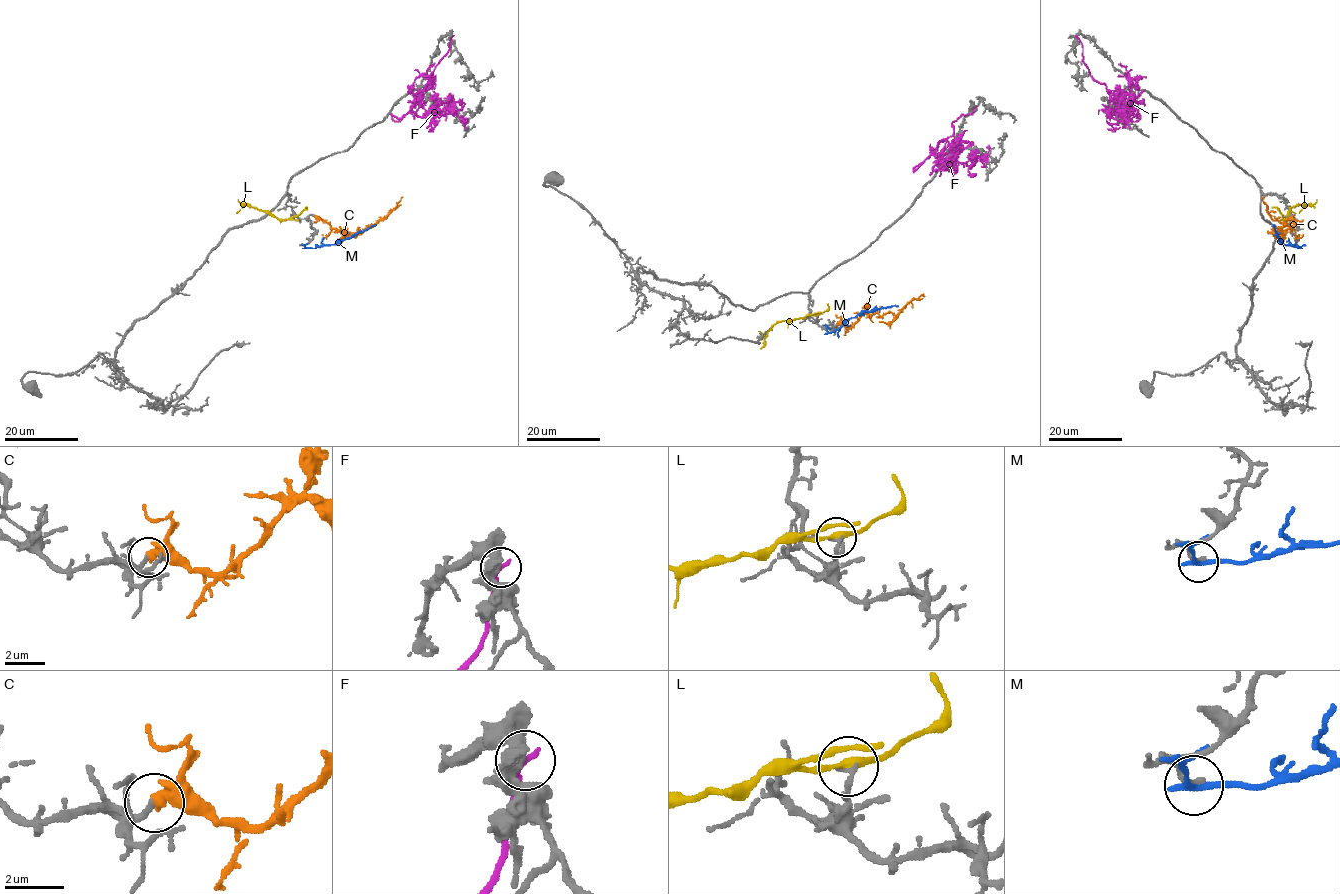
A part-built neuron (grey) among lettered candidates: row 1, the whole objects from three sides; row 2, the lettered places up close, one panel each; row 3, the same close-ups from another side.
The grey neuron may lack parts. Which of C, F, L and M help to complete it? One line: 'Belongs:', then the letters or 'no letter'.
Belongs: C

